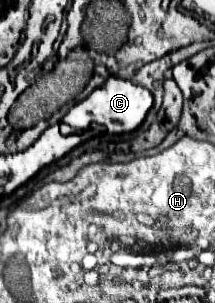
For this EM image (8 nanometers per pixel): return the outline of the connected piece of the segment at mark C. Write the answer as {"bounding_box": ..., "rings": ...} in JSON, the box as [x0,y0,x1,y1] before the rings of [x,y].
{"bounding_box":[65,76,153,136],"rings":[[[111,76],[103,88],[97,88],[93,90],[85,100],[81,100],[79,104],[75,104],[67,114],[65,114],[65,122],[71,126],[71,128],[77,128],[77,136],[81,134],[87,134],[87,126],[91,122],[95,124],[101,124],[105,126],[111,134],[123,134],[123,132],[131,132],[135,130],[145,114],[149,112],[149,108],[153,106],[153,96],[147,88],[139,86],[139,84],[133,84],[131,80],[123,80],[123,78],[115,78]]]}

